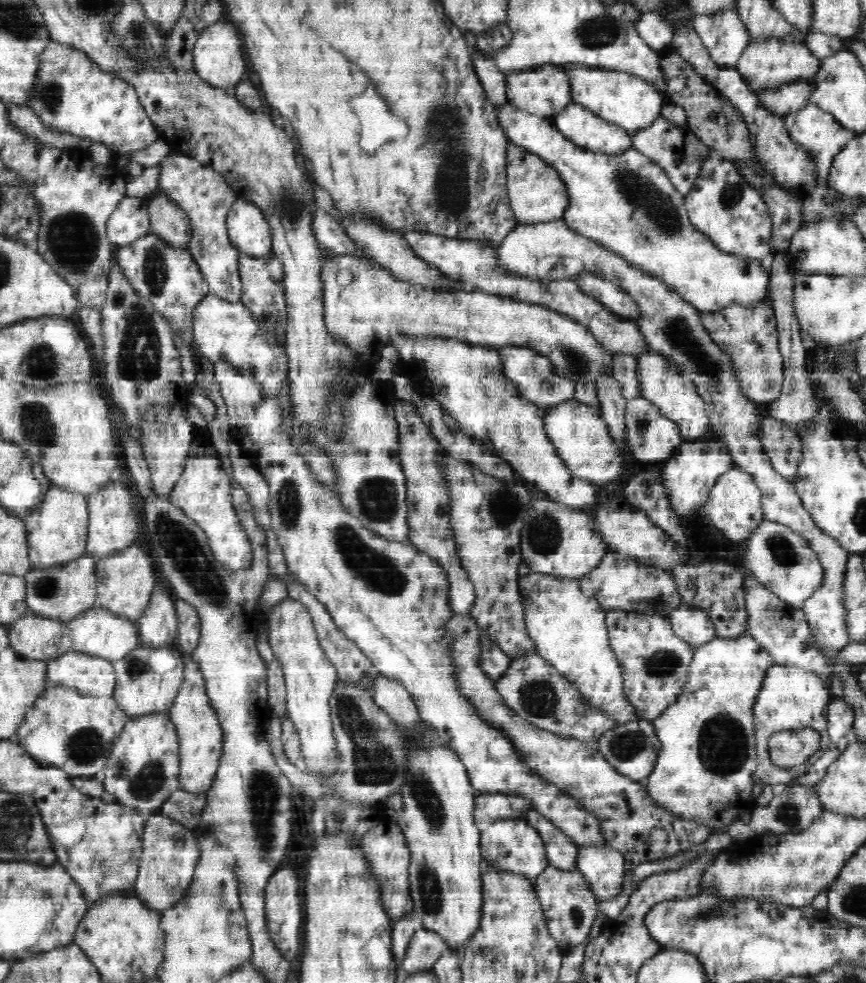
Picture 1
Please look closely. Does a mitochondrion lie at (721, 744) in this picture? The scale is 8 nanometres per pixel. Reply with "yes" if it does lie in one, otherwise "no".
yes

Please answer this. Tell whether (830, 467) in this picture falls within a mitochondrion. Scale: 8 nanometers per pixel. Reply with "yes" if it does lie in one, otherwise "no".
no

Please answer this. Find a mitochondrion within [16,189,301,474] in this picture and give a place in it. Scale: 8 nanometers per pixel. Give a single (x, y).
(71, 239)

